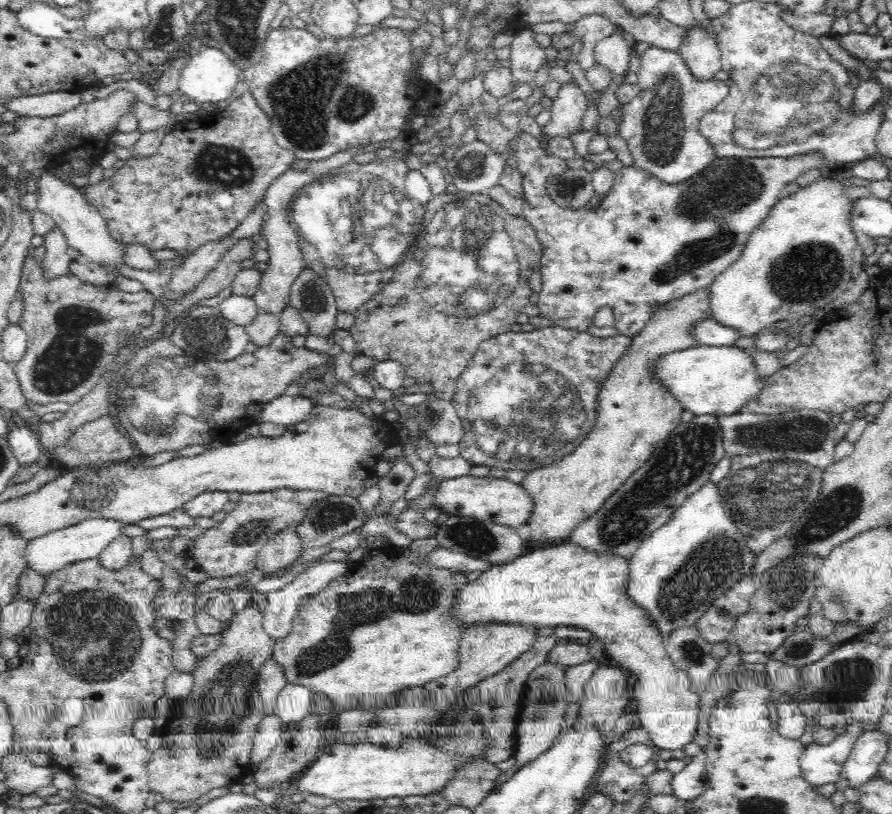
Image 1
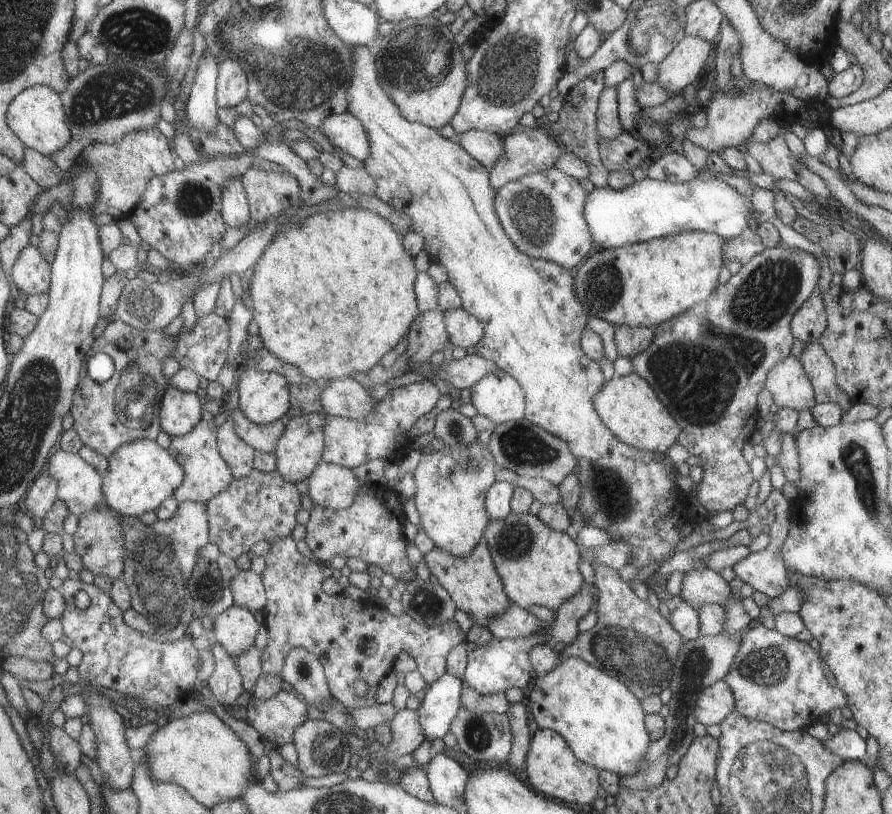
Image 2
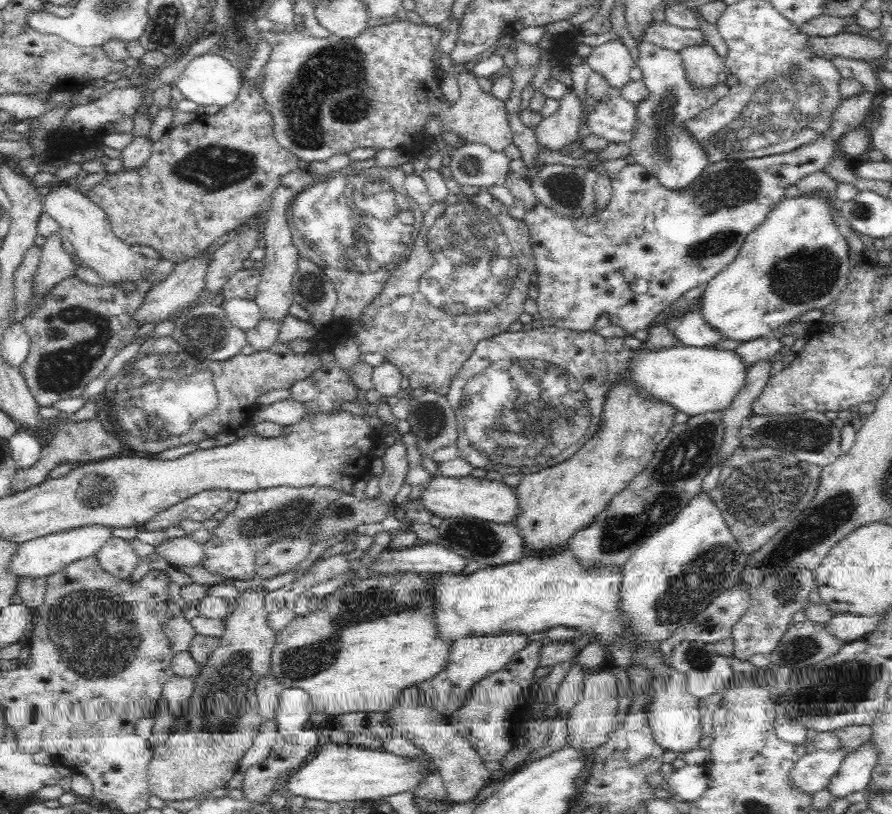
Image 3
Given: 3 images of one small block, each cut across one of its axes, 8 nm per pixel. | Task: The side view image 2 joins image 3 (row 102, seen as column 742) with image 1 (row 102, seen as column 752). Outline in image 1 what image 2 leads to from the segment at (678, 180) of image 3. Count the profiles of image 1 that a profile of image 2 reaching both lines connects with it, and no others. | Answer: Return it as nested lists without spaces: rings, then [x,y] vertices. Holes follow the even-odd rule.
[[[652,45],[640,59],[636,84],[640,92],[630,102],[620,105],[623,111],[620,112],[618,135],[626,141],[638,169],[650,172],[667,184],[682,183],[704,170],[717,158],[712,145],[700,134],[699,120],[728,96],[729,87],[724,83],[724,77],[710,78],[707,81],[696,79],[677,50],[664,50]]]

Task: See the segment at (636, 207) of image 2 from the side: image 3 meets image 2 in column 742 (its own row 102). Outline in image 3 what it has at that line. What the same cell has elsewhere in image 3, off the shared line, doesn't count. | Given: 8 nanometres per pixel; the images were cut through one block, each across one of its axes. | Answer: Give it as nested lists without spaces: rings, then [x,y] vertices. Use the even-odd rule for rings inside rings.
[[[215,49],[194,57],[188,63],[188,66],[182,70],[182,74],[178,76],[175,84],[184,94],[184,98],[196,102],[197,106],[216,104],[216,106],[227,107],[238,96],[242,84],[242,73],[239,67],[233,64],[227,56]]]

